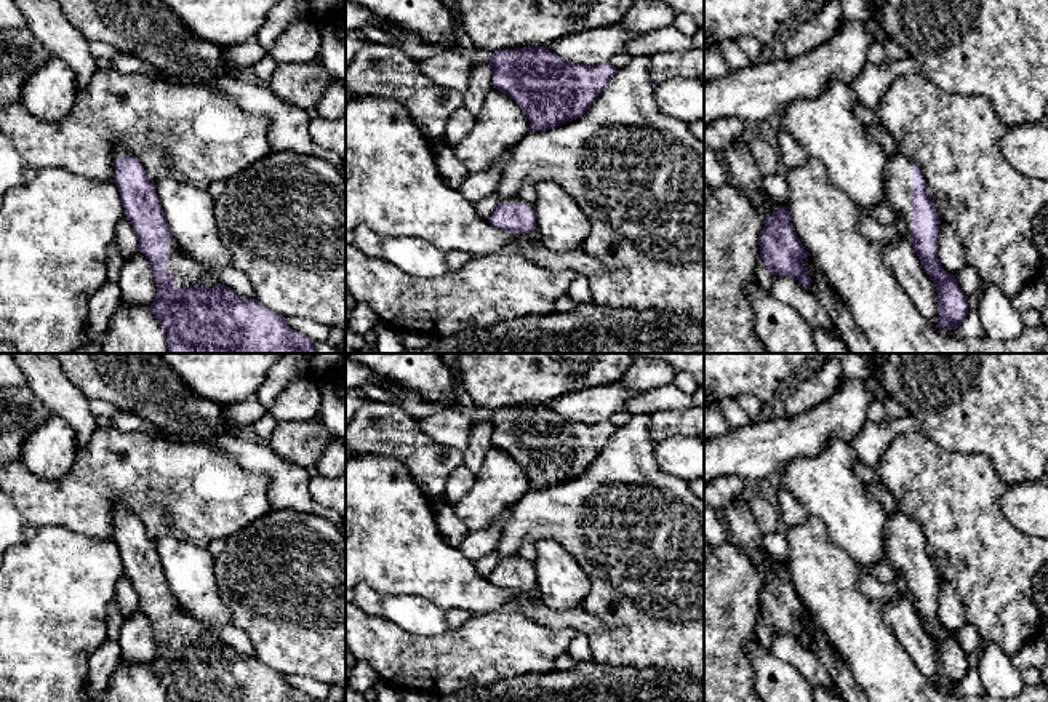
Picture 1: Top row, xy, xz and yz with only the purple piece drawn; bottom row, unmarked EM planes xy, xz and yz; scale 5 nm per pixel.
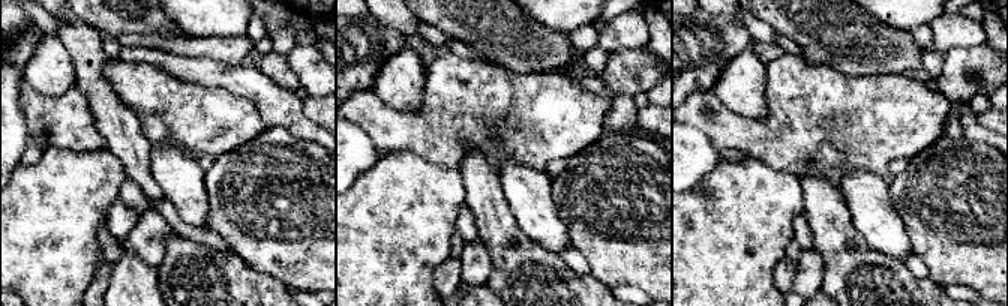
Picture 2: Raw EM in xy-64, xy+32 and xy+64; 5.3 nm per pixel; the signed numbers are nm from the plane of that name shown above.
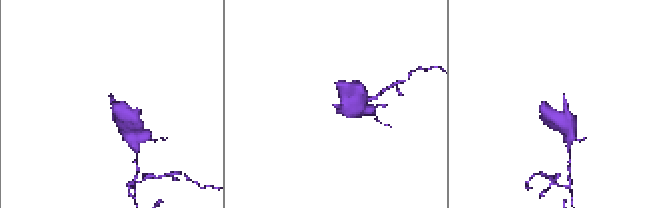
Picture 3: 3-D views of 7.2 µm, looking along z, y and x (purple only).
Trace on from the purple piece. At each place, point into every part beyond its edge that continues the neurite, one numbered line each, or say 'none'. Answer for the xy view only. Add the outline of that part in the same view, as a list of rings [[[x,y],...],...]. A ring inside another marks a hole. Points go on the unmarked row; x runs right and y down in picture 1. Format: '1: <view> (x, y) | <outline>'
1: xy (184, 629) | [[[171,596],[168,609],[170,622],[165,625],[165,628],[171,633],[176,644],[186,646],[200,643],[216,646],[221,643],[202,622],[195,620],[192,616],[184,614],[179,609],[179,603],[174,596]]]

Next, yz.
1: yz (898, 533) | [[[899,507],[886,521],[885,550],[885,560],[906,579],[912,592],[912,520]]]

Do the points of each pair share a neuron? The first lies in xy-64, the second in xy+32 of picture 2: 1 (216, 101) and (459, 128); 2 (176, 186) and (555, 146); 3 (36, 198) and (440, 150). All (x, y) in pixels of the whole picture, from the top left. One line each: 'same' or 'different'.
1: same
2: different
3: different

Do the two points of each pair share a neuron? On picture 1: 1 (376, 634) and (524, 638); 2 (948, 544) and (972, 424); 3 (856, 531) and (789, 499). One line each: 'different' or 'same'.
1: same
2: different
3: different

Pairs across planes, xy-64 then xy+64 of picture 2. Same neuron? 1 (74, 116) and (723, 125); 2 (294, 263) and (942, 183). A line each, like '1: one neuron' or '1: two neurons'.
1: one neuron
2: one neuron

